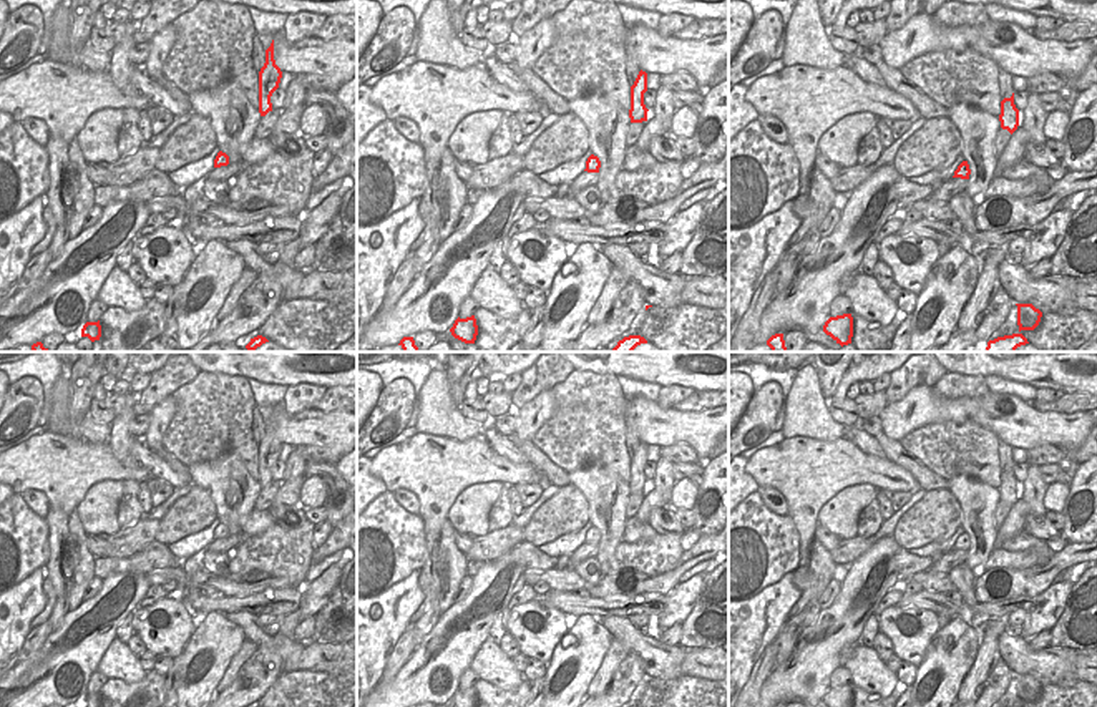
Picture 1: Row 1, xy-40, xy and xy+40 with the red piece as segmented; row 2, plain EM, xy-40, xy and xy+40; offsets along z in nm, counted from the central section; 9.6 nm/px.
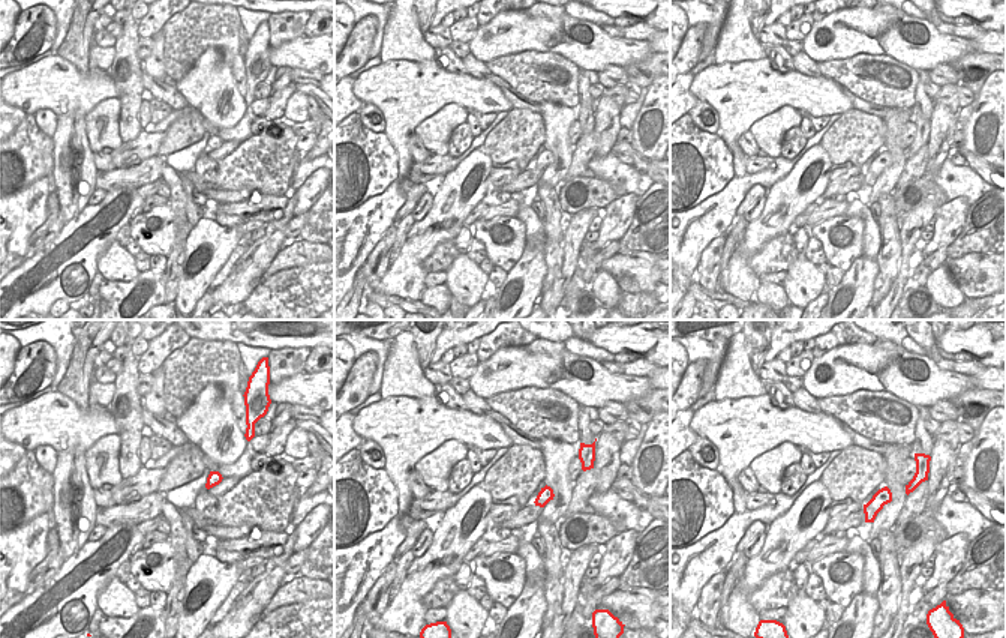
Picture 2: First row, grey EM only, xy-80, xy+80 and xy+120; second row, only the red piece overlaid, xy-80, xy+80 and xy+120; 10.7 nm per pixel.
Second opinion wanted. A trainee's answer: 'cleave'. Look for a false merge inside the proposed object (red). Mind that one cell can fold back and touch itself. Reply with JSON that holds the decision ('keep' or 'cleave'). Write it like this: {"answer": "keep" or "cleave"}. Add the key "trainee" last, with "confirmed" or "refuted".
{"answer": "keep", "trainee": "refuted"}

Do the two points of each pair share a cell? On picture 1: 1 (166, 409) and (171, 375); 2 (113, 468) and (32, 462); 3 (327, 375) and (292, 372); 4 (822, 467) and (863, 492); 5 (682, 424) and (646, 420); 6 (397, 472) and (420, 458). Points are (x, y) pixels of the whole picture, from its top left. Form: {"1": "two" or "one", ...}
{"1": "two", "2": "one", "3": "one", "4": "two", "5": "one", "6": "one"}

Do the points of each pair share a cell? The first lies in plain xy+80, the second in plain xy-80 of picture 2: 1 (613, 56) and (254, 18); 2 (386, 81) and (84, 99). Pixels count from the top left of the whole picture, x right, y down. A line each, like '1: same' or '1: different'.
1: different
2: same

